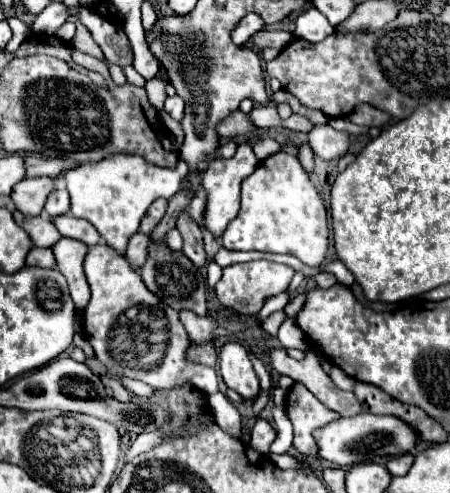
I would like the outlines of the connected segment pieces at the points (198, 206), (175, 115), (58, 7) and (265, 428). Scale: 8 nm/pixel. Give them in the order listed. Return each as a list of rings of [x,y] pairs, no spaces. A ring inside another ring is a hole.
[[[200,187],[200,191],[196,191],[196,195],[192,197],[190,205],[188,205],[188,213],[192,215],[192,219],[202,225],[202,213],[204,213],[204,201],[206,201],[206,191]]]
[[[178,95],[168,97],[168,99],[166,99],[166,105],[164,105],[164,111],[166,111],[172,119],[180,121],[182,115],[184,115],[184,99],[178,97]]]
[[[60,1],[50,3],[34,21],[32,31],[34,33],[46,33],[46,35],[54,35],[56,29],[66,21],[66,13],[64,13],[64,5]]]
[[[256,419],[256,425],[252,427],[252,439],[250,439],[250,445],[254,449],[258,449],[260,453],[268,453],[268,447],[270,443],[276,439],[276,431],[270,427],[268,421],[264,419]]]

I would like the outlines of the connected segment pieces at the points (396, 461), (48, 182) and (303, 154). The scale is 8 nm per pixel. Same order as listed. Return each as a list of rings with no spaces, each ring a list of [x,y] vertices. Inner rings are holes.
[[[406,453],[402,457],[392,457],[386,463],[386,469],[390,471],[390,475],[406,475],[408,469],[412,467],[412,463],[414,463],[414,455],[412,453]]]
[[[50,177],[22,179],[12,189],[12,201],[20,213],[36,217],[42,213],[46,197],[50,195],[52,189],[54,189],[54,179]]]
[[[308,143],[298,145],[298,159],[300,159],[302,167],[304,167],[308,173],[314,171],[314,153],[312,153],[312,149],[308,147]]]

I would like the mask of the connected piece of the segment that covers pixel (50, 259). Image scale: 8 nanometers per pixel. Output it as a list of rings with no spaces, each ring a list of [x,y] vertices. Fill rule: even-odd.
[[[32,247],[28,257],[26,257],[26,265],[38,265],[38,267],[54,267],[54,255],[52,249],[40,249],[40,247]]]

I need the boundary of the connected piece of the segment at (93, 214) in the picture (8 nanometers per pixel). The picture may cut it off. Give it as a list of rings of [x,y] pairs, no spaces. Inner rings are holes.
[[[120,153],[98,163],[84,163],[80,167],[74,167],[64,173],[64,179],[72,199],[72,215],[88,219],[106,241],[106,245],[124,255],[126,243],[132,235],[138,233],[140,219],[144,217],[152,201],[156,201],[158,197],[170,199],[174,193],[178,193],[186,173],[188,167],[182,159],[174,169],[164,169],[146,163],[138,155]]]

